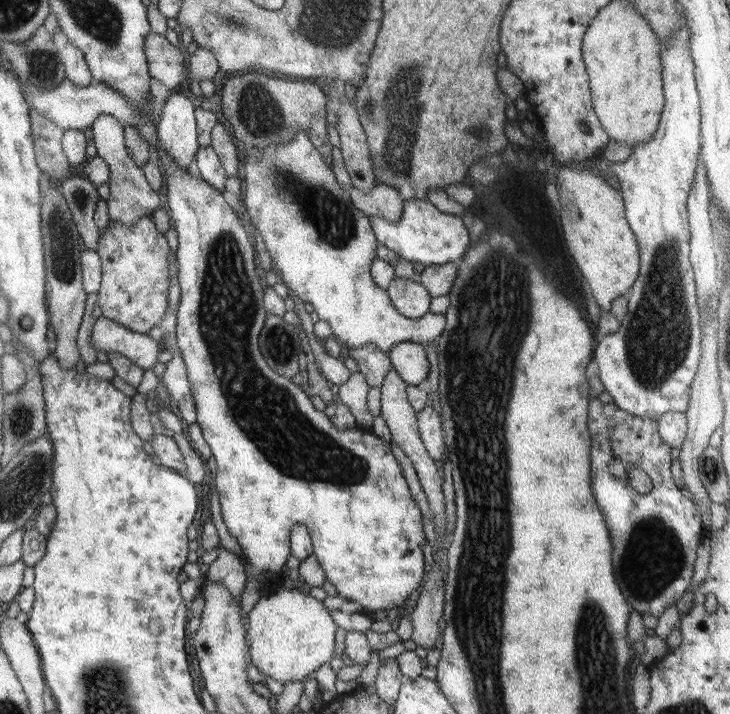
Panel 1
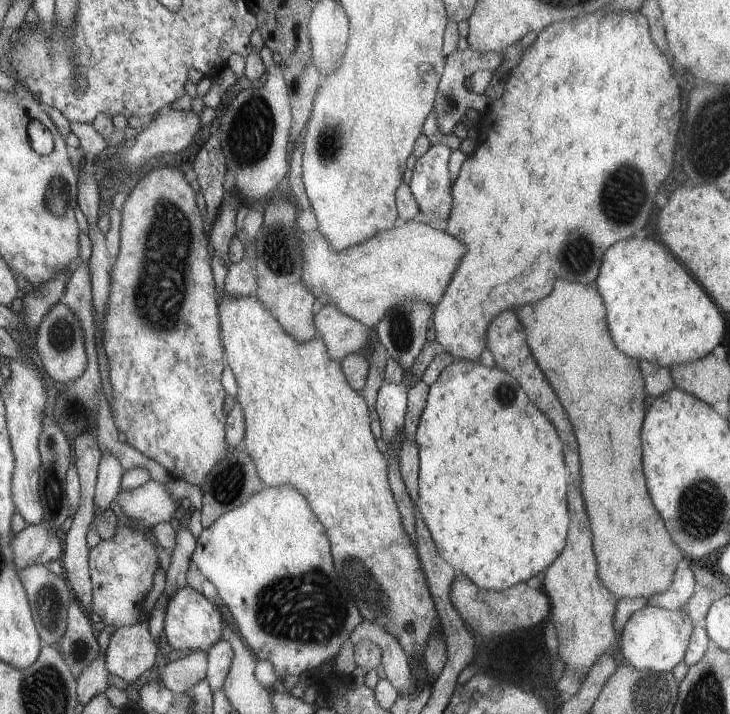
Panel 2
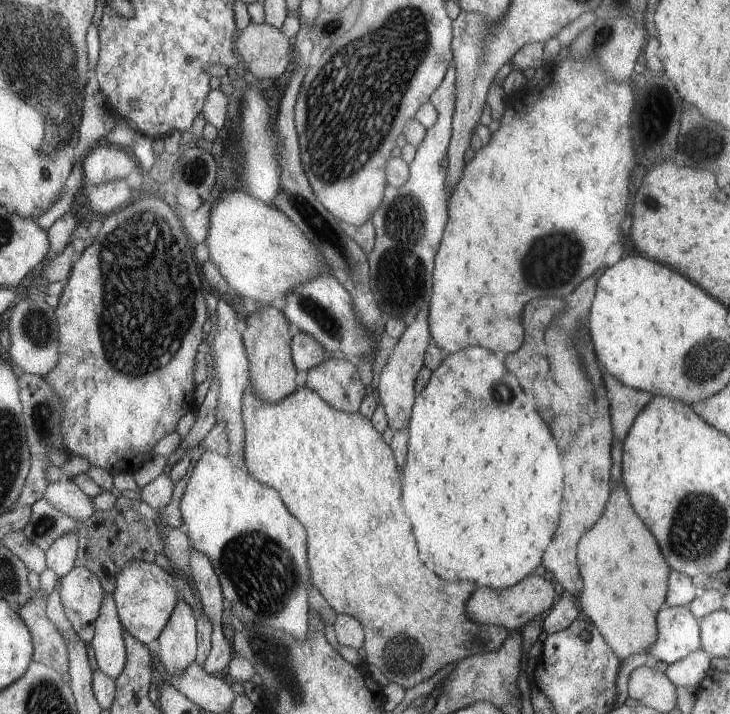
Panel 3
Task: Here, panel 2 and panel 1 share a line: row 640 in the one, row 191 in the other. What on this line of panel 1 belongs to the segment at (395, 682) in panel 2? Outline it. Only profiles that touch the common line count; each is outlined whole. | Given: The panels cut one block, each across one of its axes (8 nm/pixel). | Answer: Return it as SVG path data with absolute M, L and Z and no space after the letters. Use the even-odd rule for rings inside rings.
M379 183L367 193L352 186L349 194L353 207L367 217L381 216L397 222L402 216L404 202L392 186Z

